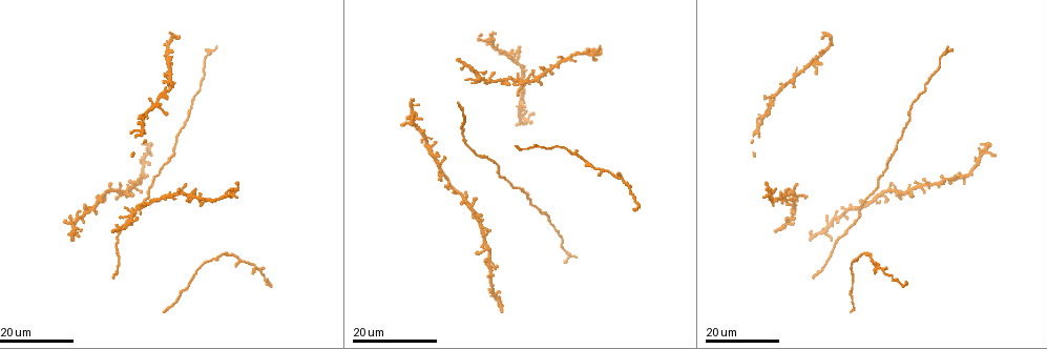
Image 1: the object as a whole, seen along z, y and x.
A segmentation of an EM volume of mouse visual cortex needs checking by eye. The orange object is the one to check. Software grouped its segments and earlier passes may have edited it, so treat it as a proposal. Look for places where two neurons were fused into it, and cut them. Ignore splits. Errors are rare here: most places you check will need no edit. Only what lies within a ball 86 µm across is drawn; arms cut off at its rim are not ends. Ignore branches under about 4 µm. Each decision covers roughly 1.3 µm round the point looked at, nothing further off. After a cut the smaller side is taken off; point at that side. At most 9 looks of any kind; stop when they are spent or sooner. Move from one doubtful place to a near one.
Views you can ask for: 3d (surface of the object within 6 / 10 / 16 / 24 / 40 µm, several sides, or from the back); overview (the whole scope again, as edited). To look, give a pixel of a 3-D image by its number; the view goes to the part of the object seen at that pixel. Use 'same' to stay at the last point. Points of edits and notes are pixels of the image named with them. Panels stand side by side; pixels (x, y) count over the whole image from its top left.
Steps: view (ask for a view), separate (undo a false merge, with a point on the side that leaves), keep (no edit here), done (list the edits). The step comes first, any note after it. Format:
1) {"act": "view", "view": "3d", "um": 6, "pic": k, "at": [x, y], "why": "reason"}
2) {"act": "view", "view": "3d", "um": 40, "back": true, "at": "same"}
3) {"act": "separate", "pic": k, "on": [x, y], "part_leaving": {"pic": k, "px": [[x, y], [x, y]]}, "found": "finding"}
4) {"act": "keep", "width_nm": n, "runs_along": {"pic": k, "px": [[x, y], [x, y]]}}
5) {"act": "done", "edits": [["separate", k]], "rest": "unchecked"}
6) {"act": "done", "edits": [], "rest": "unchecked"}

{"act": "view", "view": "3d", "um": 24, "pic": 1, "at": [858, 256], "why": "a narrow waist"}

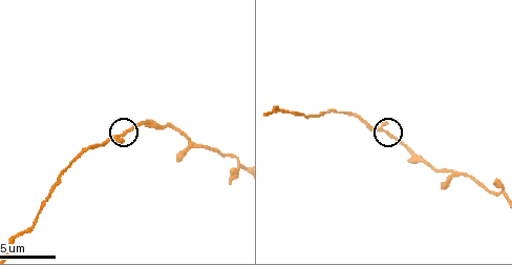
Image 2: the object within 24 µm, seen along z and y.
{"act": "view", "view": "3d", "um": 6, "pic": 2, "at": [121, 136]}

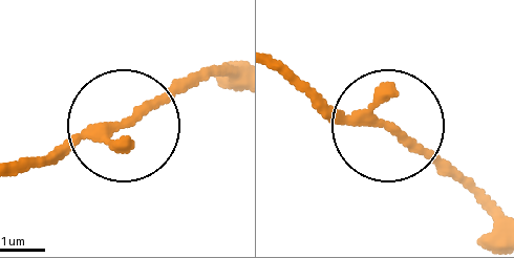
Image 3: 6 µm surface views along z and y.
{"act": "view", "view": "3d", "um": 6, "back": true, "pic": 3, "at": [395, 129]}

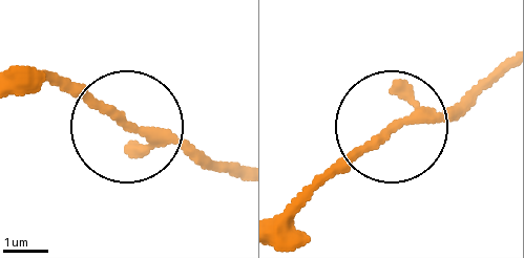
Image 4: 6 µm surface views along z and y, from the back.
{"act": "keep", "runs_along": {"pic": 4, "px": [[499, 70], [375, 134], [311, 198]]}, "found": "one neuron here"}

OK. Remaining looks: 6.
{"act": "view", "view": "3d", "um": 10, "pic": 2, "at": [236, 163]}

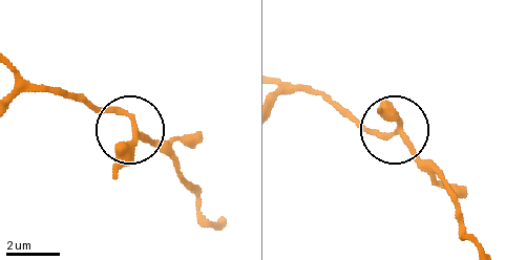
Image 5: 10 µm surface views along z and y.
{"act": "view", "view": "3d", "um": 6, "pic": 5, "at": [134, 128]}

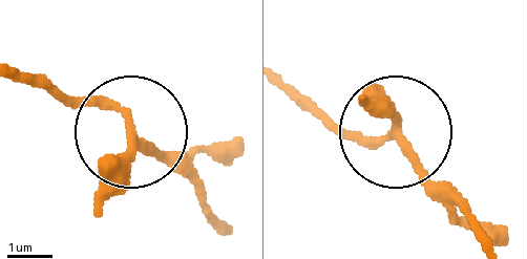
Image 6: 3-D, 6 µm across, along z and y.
{"act": "keep", "arms": 3, "found": "continuous, no second neuron"}

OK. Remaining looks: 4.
{"act": "view", "view": "3d", "um": 16, "pic": 1, "at": [537, 79]}

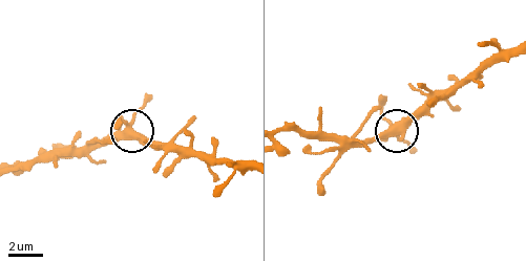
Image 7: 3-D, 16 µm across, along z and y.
{"act": "view", "view": "3d", "um": 10, "pic": 7, "at": [127, 125], "why": "zoom in"}

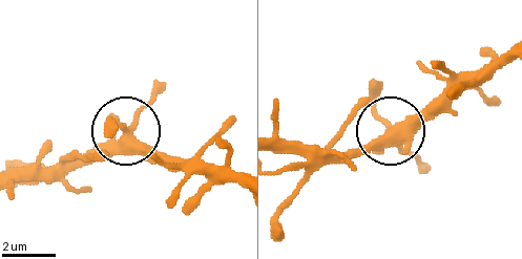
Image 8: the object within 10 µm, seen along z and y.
{"act": "keep", "arms": 5, "runs_along": {"pic": 8, "px": [[279, 145], [360, 154], [408, 127], [433, 103]]}, "found": "continuous, no second neuron"}

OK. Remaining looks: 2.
{"act": "view", "view": "3d", "um": 24, "pic": 1, "at": [127, 222]}

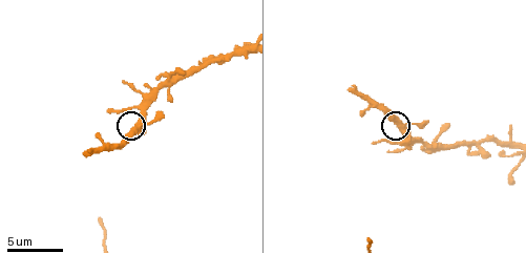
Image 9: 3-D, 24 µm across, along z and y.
{"act": "view", "view": "3d", "um": 6, "pic": 9, "at": [403, 130], "why": "closer look"}

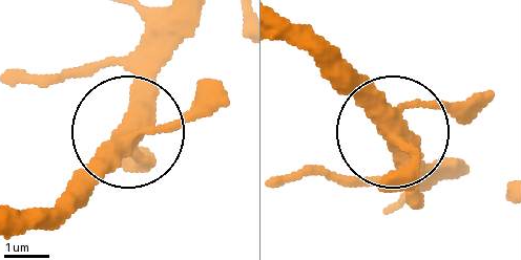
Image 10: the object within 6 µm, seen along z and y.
{"act": "keep", "arms": 4, "runs_along": {"pic": 10, "px": [[379, 188], [401, 147], [311, 49]]}, "found": "one neuron here"}

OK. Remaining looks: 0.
{"act": "done", "edits": [], "rest": "unchecked"}

